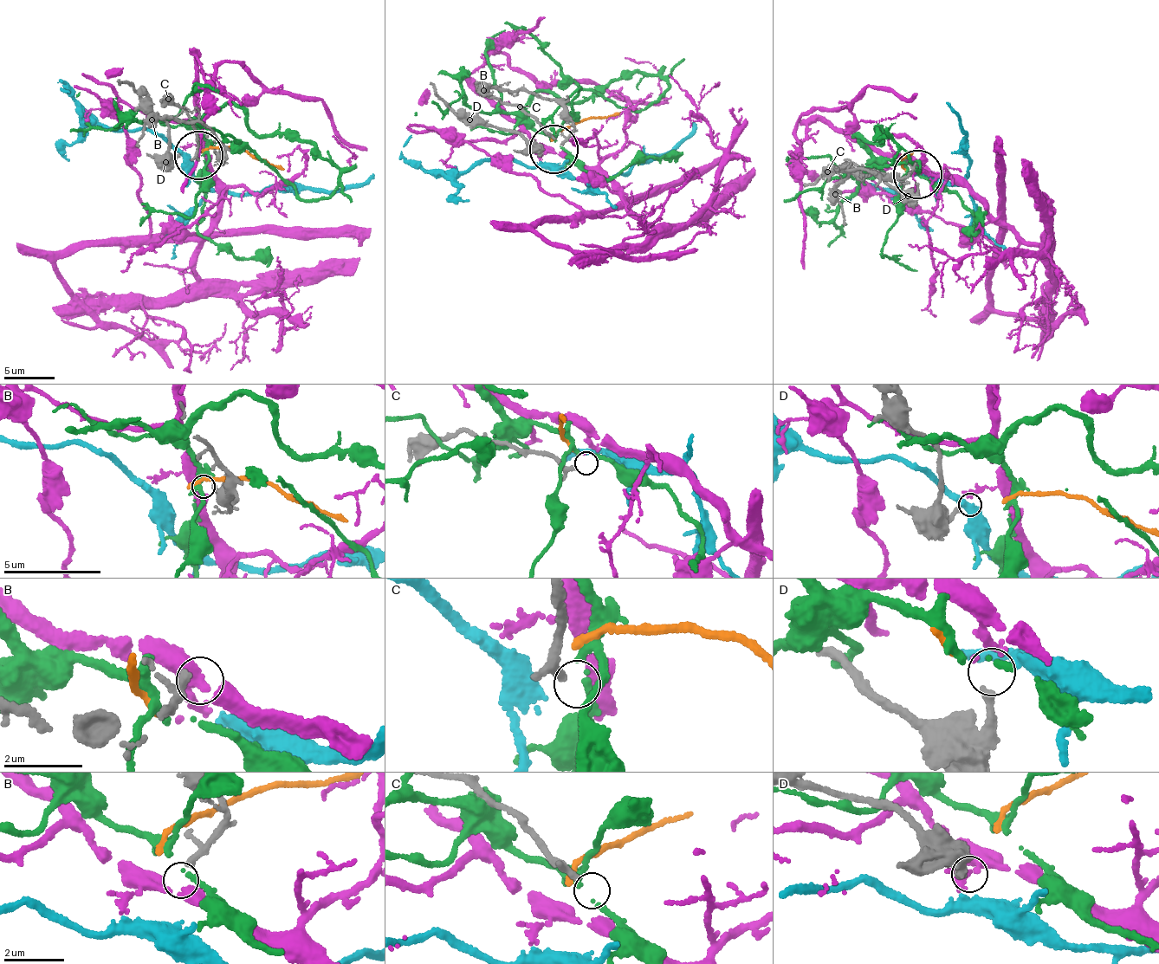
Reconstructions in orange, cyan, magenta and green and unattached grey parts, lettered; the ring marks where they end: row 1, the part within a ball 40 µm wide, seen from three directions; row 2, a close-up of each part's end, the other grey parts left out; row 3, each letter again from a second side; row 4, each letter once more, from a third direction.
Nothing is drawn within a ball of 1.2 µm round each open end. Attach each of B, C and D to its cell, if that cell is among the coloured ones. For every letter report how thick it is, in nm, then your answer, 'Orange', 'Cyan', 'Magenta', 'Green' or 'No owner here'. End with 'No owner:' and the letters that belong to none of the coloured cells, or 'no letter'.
B: Thickness 170 nm. Magenta
C: Thickness 240 nm. No owner here
D: Thickness 220 nm. No owner here
No owner: C, D

